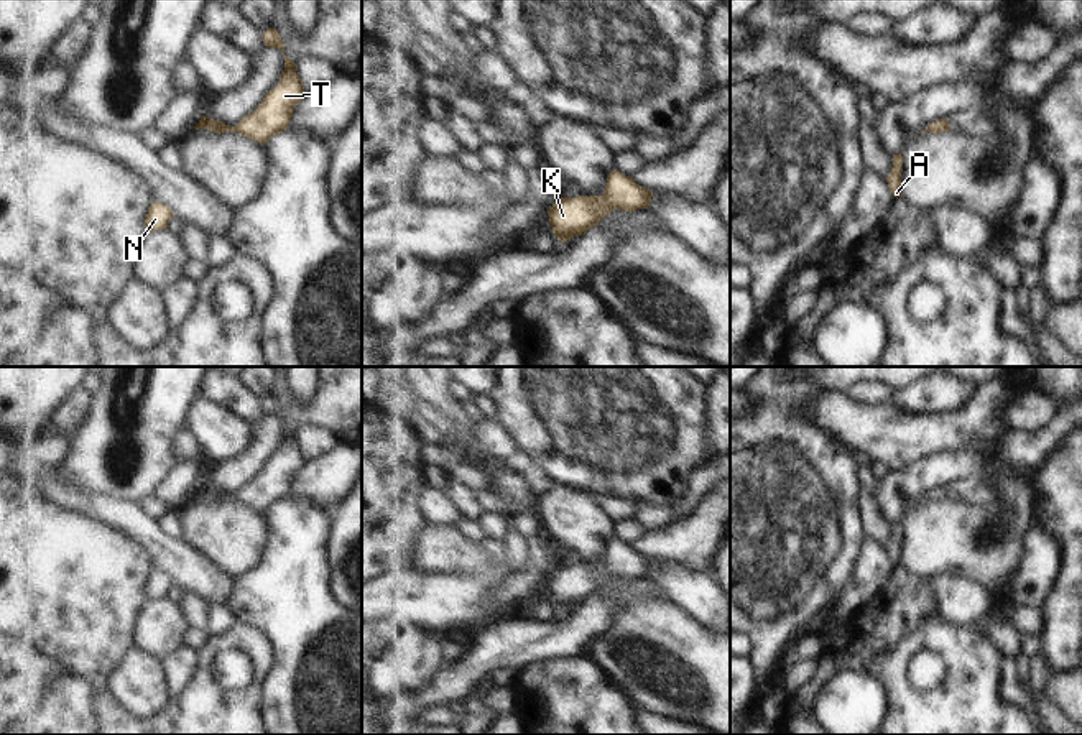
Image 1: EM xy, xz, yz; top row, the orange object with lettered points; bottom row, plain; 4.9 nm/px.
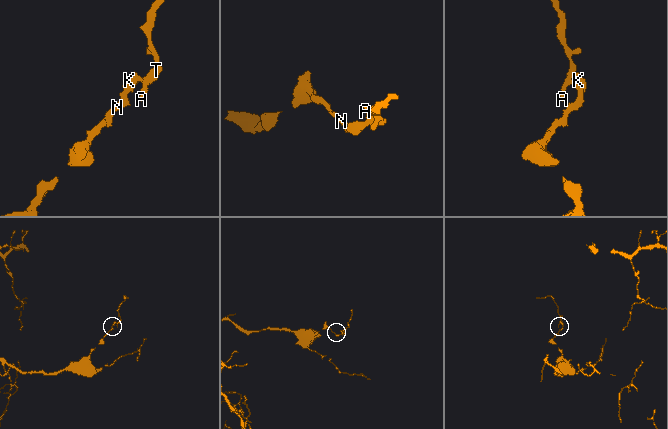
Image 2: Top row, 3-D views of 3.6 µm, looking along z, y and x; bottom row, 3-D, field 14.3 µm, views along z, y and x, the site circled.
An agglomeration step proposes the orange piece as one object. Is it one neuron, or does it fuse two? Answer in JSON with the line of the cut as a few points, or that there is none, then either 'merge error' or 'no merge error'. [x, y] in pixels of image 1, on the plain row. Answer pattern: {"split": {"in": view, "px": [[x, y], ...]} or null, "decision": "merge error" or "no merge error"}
{"split": null, "decision": "no merge error"}

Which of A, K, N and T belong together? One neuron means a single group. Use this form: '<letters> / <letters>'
A K N T

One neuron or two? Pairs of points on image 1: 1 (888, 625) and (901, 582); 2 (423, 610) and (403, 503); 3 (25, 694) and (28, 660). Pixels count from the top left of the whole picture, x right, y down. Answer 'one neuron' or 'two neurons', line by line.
1: one neuron
2: two neurons
3: one neuron

